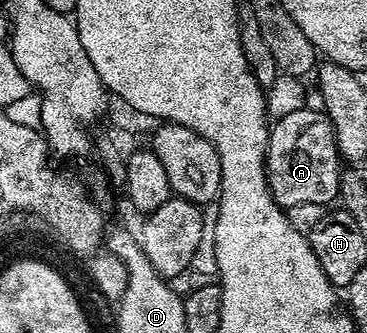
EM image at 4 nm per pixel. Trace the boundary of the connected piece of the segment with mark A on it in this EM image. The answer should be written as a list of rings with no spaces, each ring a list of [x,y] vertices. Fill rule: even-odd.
[[[303,107],[279,117],[270,130],[266,178],[276,203],[283,207],[298,203],[318,203],[326,207],[339,196],[340,158],[334,125],[325,112],[315,109]]]

